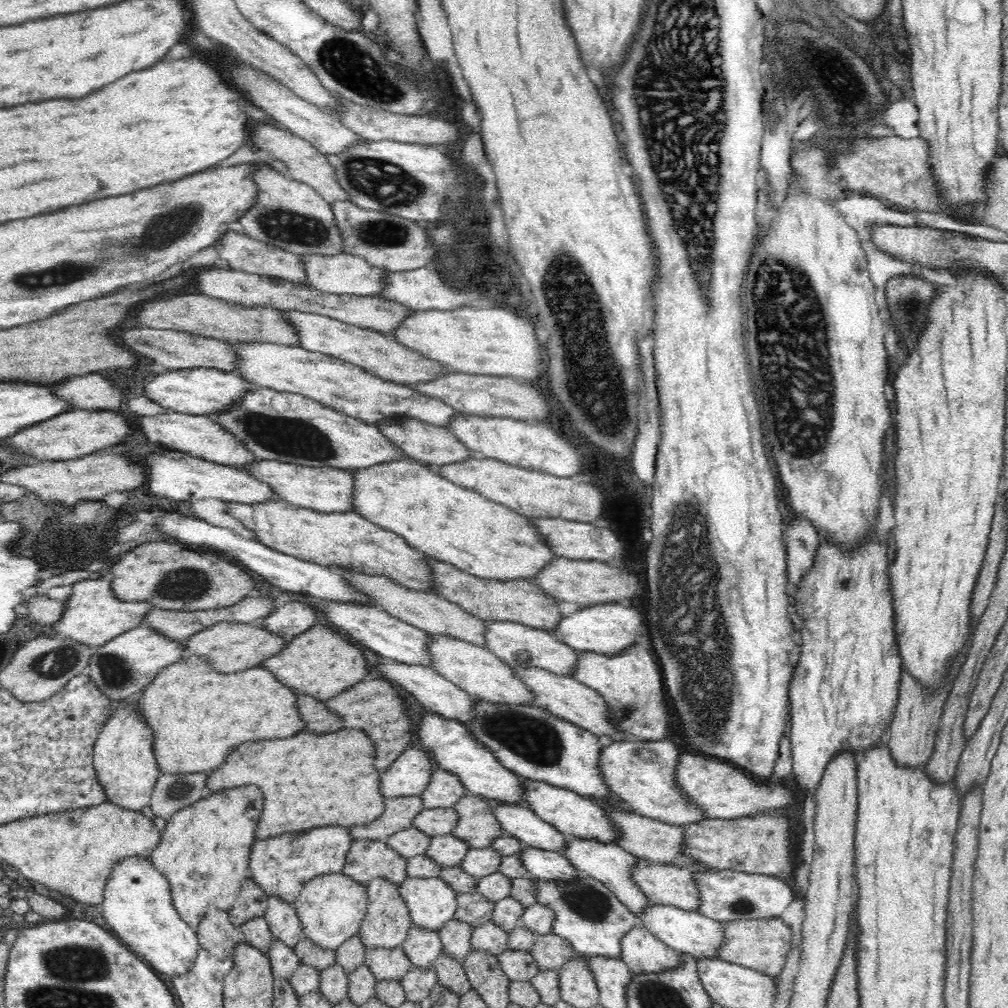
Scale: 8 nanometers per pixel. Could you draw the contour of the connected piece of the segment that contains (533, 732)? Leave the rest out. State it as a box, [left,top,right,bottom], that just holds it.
[465,699,617,799]

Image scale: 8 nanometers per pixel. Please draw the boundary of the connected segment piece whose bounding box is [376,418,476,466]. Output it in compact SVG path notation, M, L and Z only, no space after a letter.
M405 418L401 420L382 420L378 422L376 427L382 431L385 437L388 437L398 449L402 449L406 455L410 458L420 461L422 463L429 464L454 464L454 462L464 462L468 458L472 458L476 455L471 451L464 443L460 442L460 439L454 436L452 431L449 431L445 427L436 426L435 424L426 424L413 418Z

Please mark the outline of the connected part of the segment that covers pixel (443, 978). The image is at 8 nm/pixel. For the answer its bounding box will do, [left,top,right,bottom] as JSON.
[432,954,471,996]

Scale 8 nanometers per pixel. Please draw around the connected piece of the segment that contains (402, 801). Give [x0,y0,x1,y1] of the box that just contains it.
[348,795,424,840]

